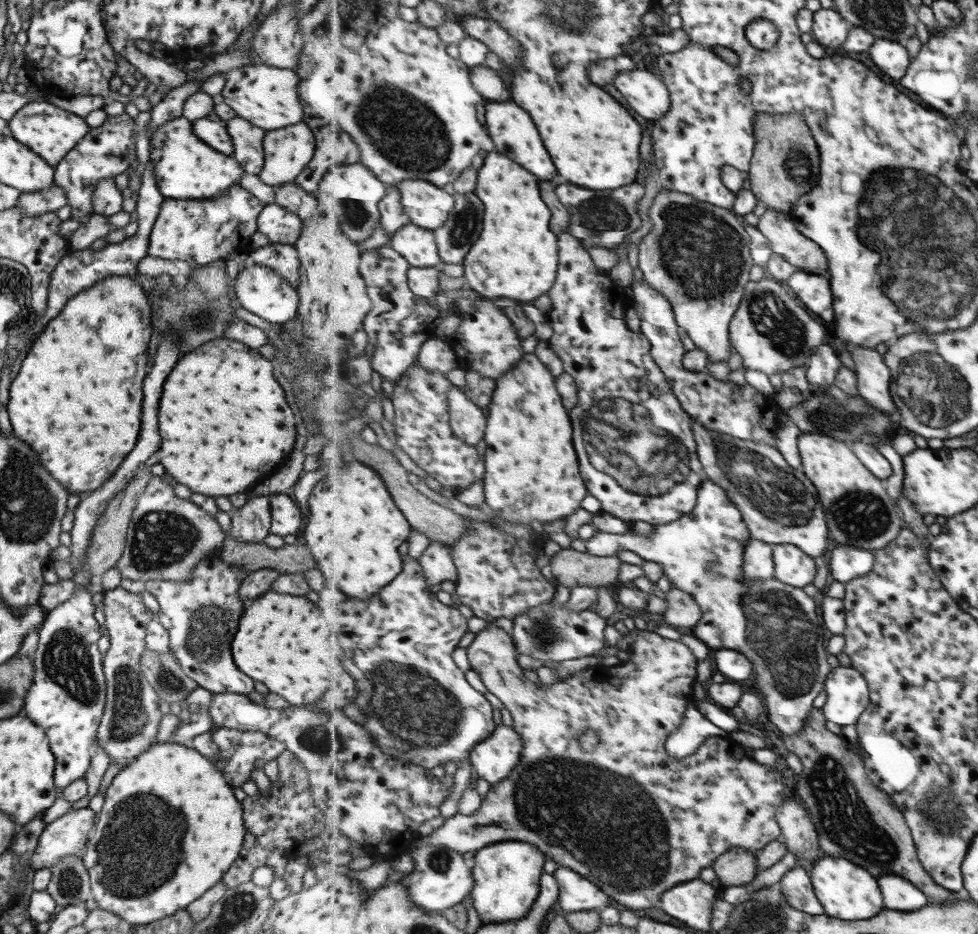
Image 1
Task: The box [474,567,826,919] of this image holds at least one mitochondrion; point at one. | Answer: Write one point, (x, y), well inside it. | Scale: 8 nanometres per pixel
(606, 824)

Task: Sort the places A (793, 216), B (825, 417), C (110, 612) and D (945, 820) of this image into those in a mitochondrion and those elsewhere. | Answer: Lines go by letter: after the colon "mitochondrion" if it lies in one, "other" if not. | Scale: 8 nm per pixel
A: other
B: mitochondrion
C: other
D: mitochondrion

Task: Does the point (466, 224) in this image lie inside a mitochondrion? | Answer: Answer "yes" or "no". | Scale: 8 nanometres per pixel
yes

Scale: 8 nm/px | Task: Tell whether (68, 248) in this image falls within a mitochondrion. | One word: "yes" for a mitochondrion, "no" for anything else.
no

